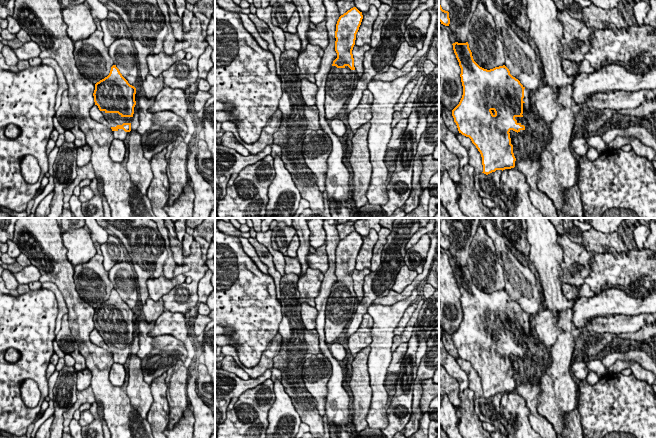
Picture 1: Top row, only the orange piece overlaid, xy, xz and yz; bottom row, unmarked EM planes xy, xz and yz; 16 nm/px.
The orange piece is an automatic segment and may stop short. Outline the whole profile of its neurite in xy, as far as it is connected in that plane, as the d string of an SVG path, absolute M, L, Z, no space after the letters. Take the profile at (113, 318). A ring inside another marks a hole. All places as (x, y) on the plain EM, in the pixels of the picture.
M116 289L107 301L95 308L95 329L111 351L114 363L125 365L131 355L136 312L128 307Z

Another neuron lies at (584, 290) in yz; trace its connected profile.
M586 283L579 286L579 294L577 296L577 299L580 299L582 297L589 298L593 295L594 295L594 293L591 291L590 287Z

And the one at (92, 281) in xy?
M97 253L90 261L74 266L74 282L80 297L94 309L107 301L111 291L114 289L114 285L109 279L108 271L103 266L103 256Z

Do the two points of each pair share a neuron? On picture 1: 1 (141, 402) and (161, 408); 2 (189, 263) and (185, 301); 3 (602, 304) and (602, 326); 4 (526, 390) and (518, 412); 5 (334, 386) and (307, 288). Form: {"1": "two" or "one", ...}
{"1": "two", "2": "one", "3": "two", "4": "two", "5": "two"}

